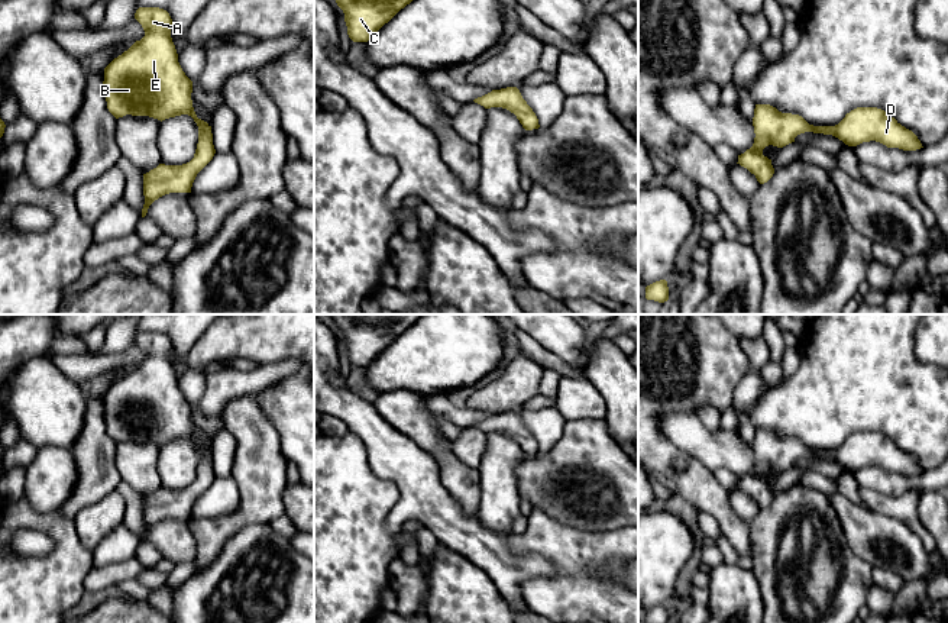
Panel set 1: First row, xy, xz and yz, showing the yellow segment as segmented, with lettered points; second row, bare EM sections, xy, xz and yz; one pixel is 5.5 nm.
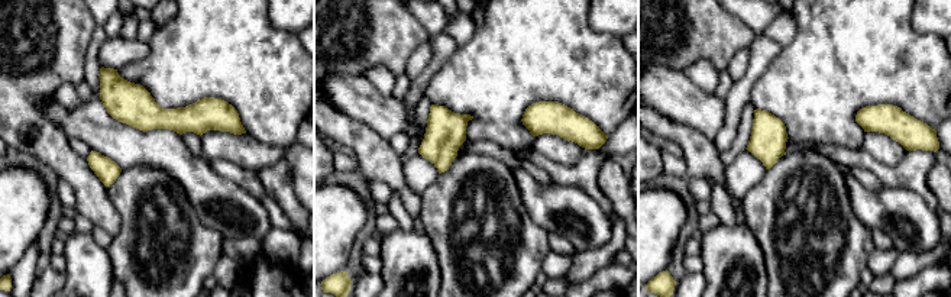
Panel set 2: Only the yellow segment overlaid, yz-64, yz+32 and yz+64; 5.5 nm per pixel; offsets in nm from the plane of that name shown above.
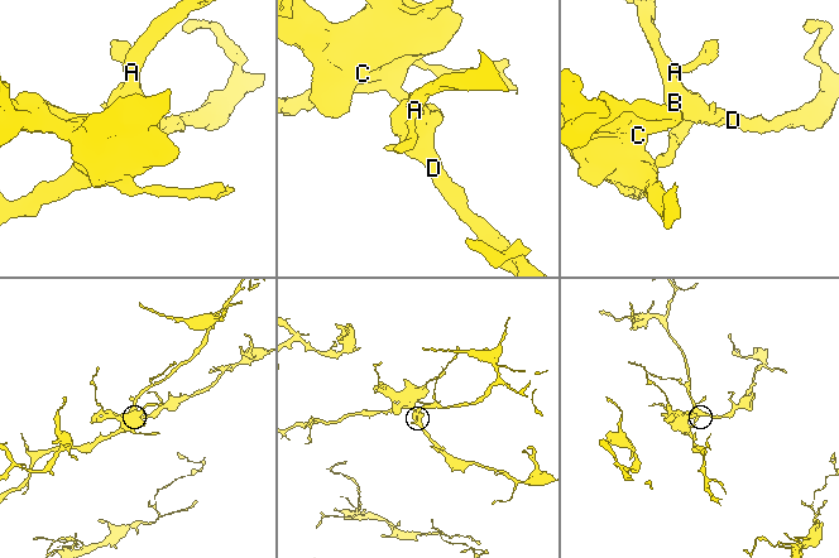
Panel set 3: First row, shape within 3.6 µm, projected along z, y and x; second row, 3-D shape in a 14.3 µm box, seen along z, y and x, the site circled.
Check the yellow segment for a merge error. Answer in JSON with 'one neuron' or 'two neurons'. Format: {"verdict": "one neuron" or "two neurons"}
{"verdict": "one neuron"}

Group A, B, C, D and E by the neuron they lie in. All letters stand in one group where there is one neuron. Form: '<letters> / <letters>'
A B C D E

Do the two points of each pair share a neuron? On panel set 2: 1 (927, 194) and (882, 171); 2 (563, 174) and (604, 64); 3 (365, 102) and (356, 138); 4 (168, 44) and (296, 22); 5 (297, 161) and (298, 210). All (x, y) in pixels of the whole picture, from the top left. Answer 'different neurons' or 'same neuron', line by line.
1: same neuron
2: different neurons
3: different neurons
4: different neurons
5: different neurons

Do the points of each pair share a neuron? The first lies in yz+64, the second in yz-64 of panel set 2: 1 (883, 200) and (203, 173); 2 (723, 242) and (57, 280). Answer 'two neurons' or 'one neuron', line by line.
1: one neuron
2: two neurons

